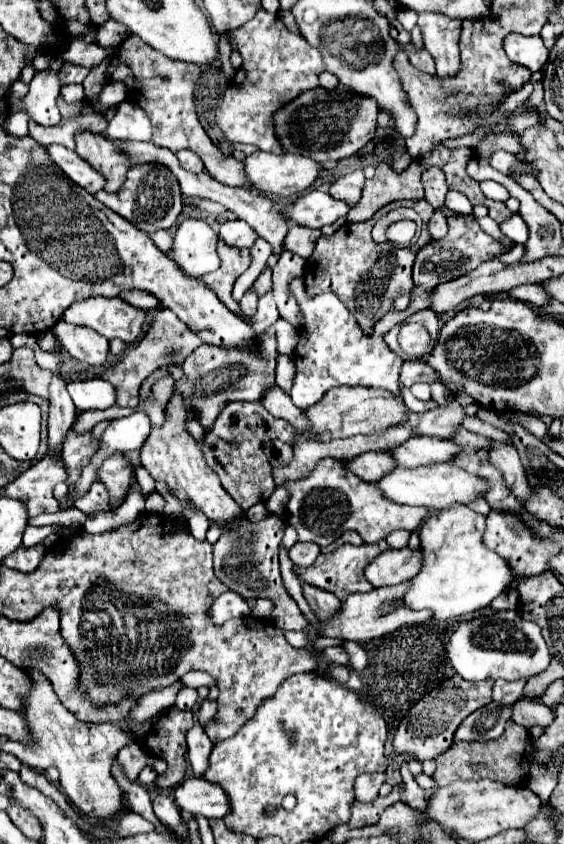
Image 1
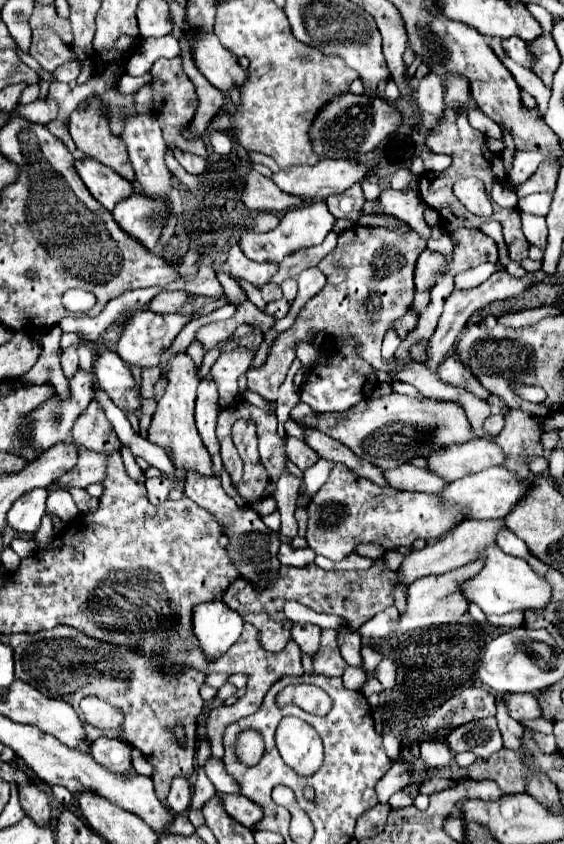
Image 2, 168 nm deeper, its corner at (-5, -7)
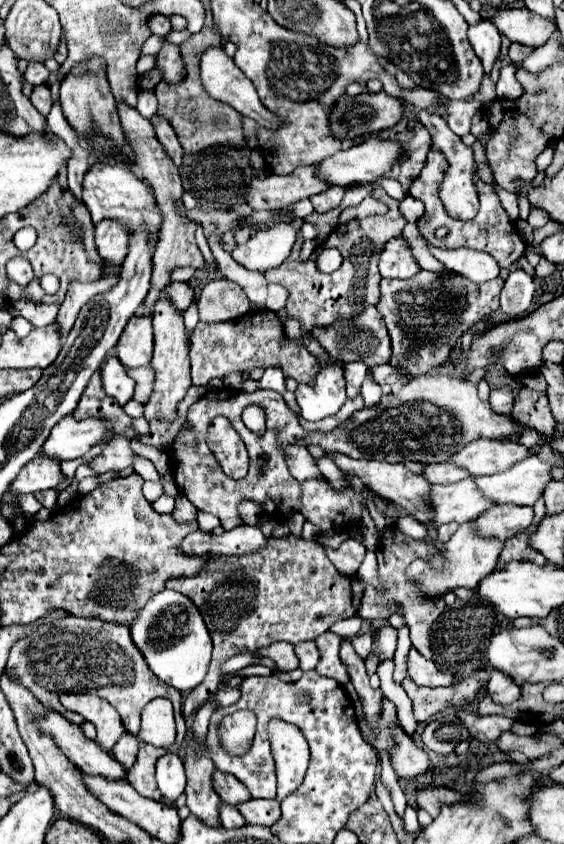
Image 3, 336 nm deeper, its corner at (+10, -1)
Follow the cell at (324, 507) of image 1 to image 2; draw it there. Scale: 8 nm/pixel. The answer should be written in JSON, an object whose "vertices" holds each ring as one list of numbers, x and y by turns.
{"vertices":[[340,462,334,464,326,484,312,496,308,512,308,546,330,560,342,560,354,552,358,544,378,544,384,550,410,548,416,538,440,538,460,522,460,510,446,510,434,494,402,492,390,486,374,486,366,478,358,478]]}

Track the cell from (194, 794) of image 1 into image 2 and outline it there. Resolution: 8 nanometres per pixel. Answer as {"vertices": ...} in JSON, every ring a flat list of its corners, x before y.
{"vertices":[[220,794,222,806,230,818,252,828,262,818,262,808,240,794]]}

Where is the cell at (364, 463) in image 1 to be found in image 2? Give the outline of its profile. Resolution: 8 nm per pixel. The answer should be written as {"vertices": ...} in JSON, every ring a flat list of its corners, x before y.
{"vertices":[[404,462,392,470,384,470,386,484,396,490,416,490,416,492,432,492,438,494,448,482,434,476,428,470,416,468,410,462]]}

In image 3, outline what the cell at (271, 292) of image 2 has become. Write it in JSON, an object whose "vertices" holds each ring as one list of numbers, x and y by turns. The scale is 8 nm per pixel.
{"vertices":[[269,284,269,296,267,296,267,308,273,312,279,312,285,308,285,300,289,298,289,292,285,292,279,284]]}

